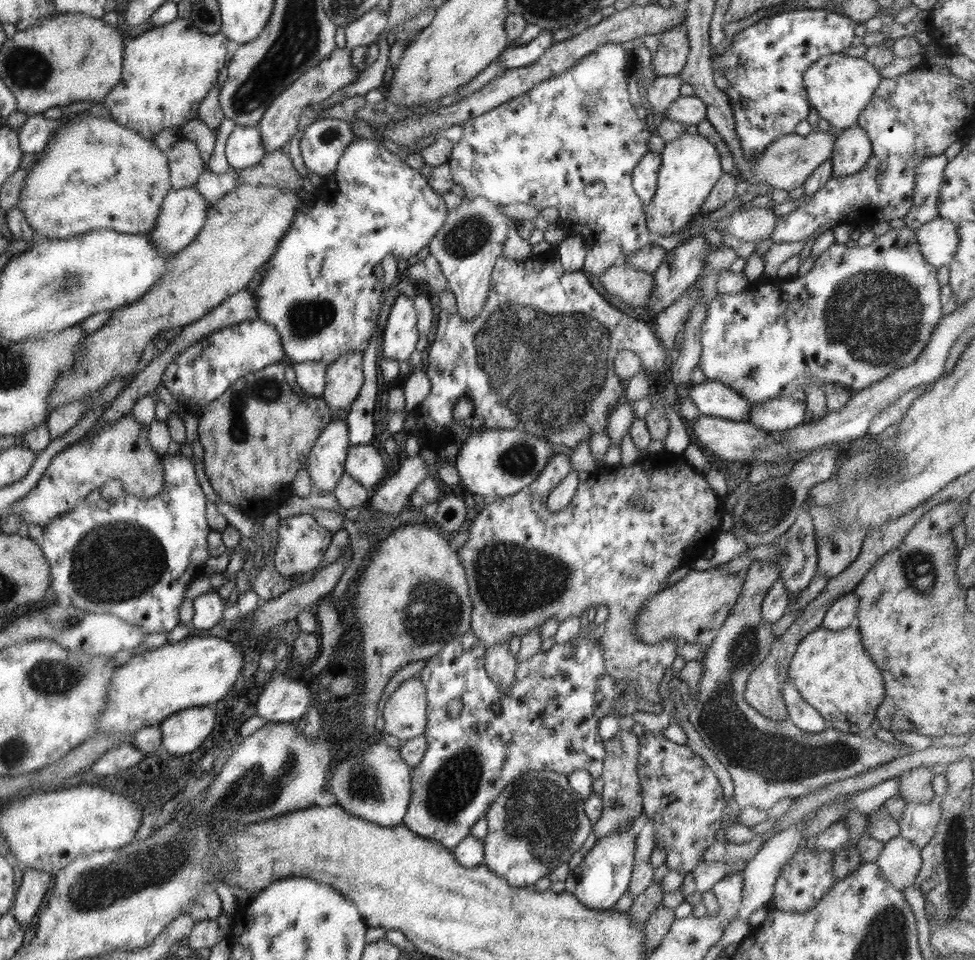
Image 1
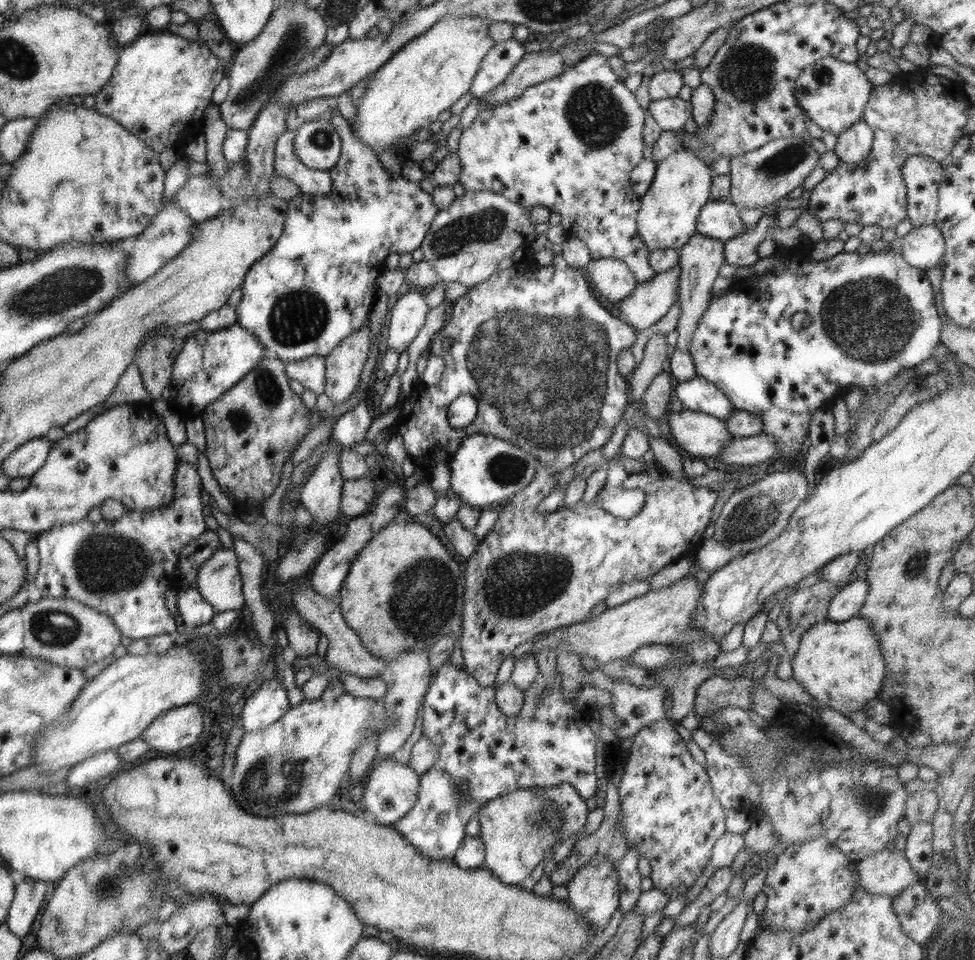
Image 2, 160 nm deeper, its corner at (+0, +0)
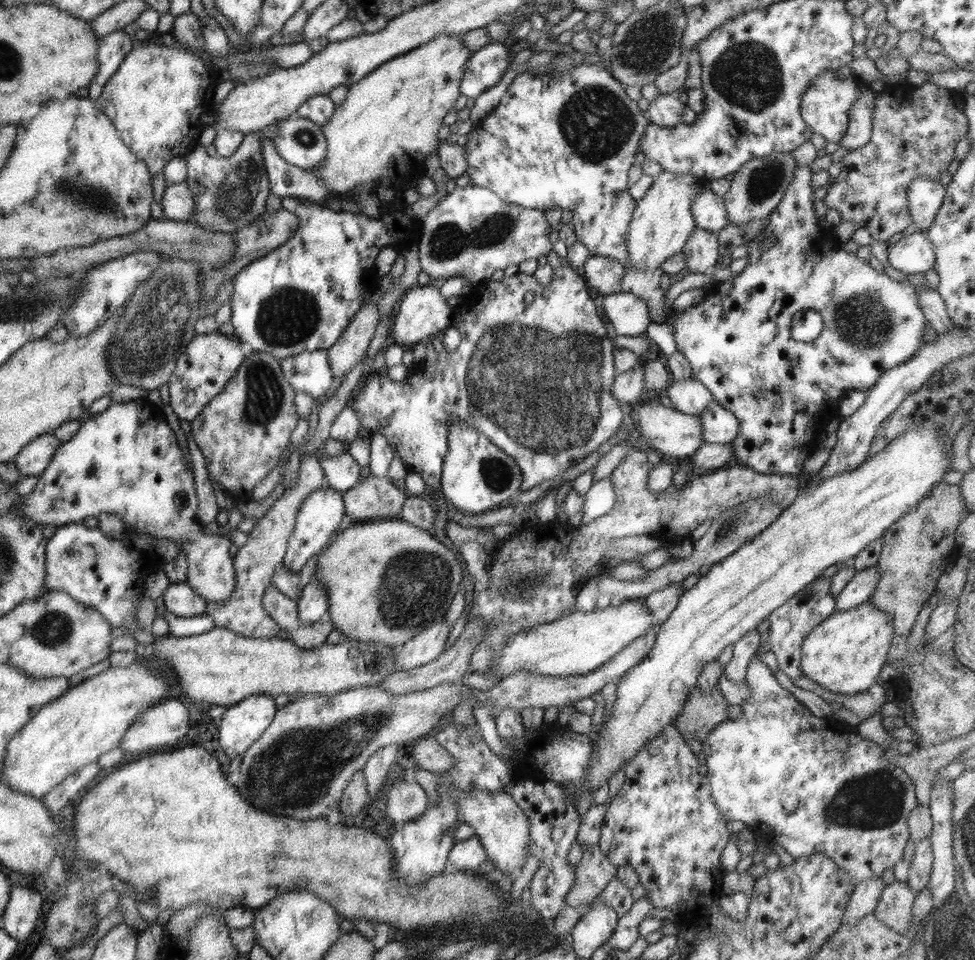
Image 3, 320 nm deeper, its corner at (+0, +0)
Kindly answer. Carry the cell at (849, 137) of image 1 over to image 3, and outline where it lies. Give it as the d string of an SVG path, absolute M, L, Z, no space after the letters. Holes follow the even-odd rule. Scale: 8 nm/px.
M862 87L860 98L850 108L849 123L845 135L838 143L840 147L844 146L851 151L868 144L873 133L872 105L874 105L876 94L878 93L871 88Z

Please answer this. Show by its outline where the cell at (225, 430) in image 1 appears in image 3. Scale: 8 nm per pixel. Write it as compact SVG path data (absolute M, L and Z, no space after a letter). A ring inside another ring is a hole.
M254 351L246 355L236 374L220 395L216 396L191 422L191 433L204 458L209 478L224 486L235 498L251 499L253 487L278 464L282 452L290 444L290 434L299 416L294 406L295 390L283 375L280 360L267 352Z

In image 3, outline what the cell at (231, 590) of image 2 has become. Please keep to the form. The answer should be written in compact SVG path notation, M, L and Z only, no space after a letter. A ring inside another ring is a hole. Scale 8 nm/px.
M112 402L112 404L105 410L98 414L94 414L89 419L86 419L81 425L80 429L69 441L62 443L62 446L57 450L57 454L53 456L49 467L39 475L39 481L36 485L35 491L30 496L23 496L18 504L14 505L13 511L18 513L22 518L30 518L34 523L38 522L43 526L47 524L54 524L56 526L64 526L70 523L83 522L84 518L88 516L98 517L101 515L112 514L118 515L125 524L125 529L132 529L142 535L150 535L153 539L162 539L180 543L182 549L179 553L185 554L186 562L188 563L188 570L186 570L186 584L189 584L207 601L213 603L221 603L227 601L236 590L237 584L237 568L235 568L235 561L232 558L234 551L233 543L226 535L211 535L206 536L206 532L202 530L202 524L196 518L196 510L198 510L198 498L196 498L196 490L194 490L194 476L192 476L191 466L188 466L188 460L184 456L184 452L178 446L178 440L174 436L174 430L164 422L160 422L160 407L144 404L144 402Z

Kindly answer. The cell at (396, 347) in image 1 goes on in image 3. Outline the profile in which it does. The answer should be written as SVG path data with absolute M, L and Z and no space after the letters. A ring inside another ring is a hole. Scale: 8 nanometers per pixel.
M435 282L426 286L412 286L406 294L400 298L395 310L394 326L392 326L392 342L405 347L412 346L426 339L441 337L451 326L451 315L454 312L447 300L439 291L439 283Z

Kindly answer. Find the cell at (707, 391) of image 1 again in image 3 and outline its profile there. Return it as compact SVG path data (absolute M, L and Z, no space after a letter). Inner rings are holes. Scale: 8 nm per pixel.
M692 378L673 381L665 388L673 409L690 416L699 414L714 400L713 394L699 381Z

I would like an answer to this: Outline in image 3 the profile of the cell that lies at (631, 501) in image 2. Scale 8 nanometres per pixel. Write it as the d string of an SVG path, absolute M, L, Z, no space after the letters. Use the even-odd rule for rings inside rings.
M610 477L594 481L583 497L582 525L588 525L596 518L610 514L616 505L615 492Z

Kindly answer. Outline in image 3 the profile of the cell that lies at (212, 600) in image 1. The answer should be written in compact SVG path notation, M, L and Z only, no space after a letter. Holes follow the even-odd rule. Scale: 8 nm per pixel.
M170 583L162 598L165 610L181 617L200 616L208 604L204 597L186 583Z

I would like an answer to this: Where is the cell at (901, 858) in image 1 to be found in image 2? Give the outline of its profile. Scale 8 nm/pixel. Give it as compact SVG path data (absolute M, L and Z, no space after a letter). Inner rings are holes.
M893 845L857 863L859 883L870 894L894 896L918 882L905 853Z

